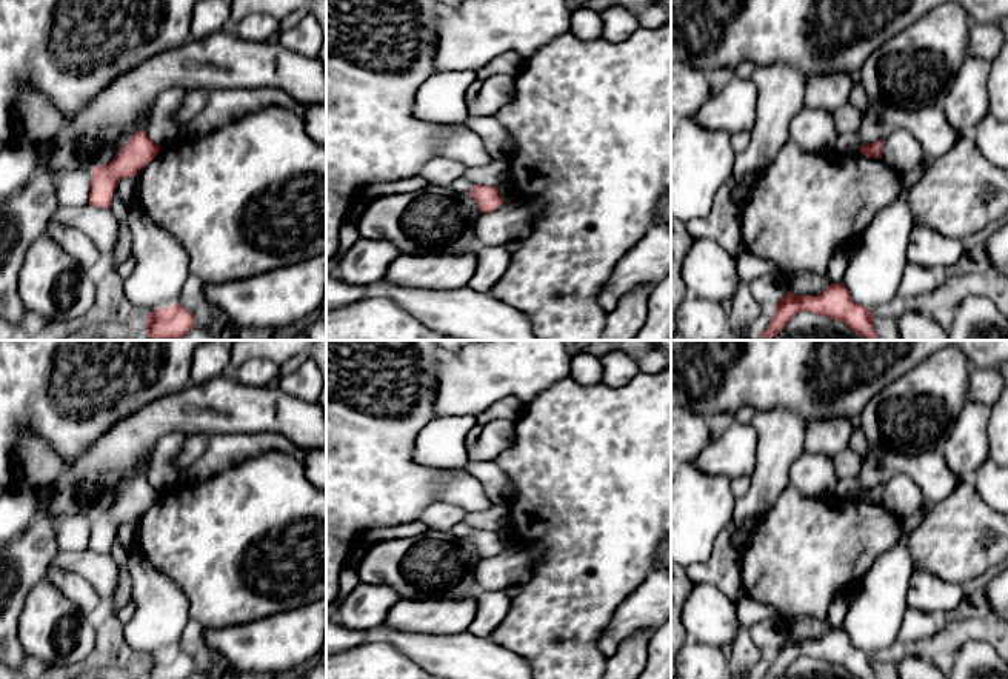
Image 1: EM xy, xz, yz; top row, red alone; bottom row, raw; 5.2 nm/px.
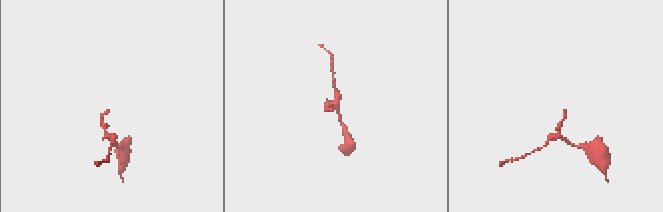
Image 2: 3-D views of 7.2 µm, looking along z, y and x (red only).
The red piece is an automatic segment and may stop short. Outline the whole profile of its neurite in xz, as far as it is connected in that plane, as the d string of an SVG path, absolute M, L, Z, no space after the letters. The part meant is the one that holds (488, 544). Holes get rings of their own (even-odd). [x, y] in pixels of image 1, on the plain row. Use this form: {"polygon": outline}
{"polygon": "M476 530L469 537L479 550L480 557L492 557L503 550L497 531Z"}

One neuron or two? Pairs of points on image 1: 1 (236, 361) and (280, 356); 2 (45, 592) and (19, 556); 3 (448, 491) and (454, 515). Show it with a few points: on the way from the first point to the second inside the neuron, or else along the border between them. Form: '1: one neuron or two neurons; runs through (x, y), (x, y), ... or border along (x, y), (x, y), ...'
1: one neuron; runs through (246, 356), (270, 356)
2: two neurons; border along (45, 578), (28, 595), (25, 607), (19, 615)
3: two neurons; border along (439, 501), (460, 505), (467, 511)

